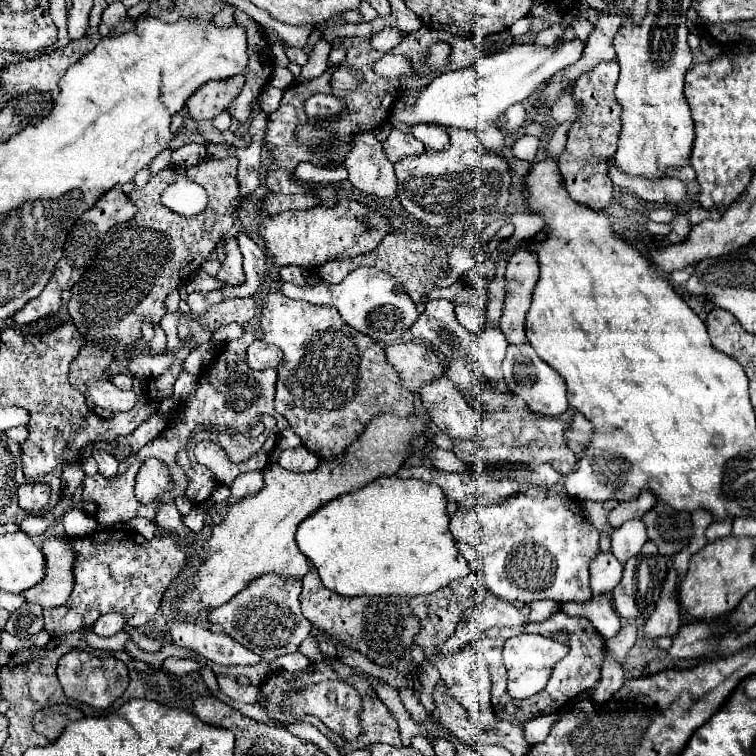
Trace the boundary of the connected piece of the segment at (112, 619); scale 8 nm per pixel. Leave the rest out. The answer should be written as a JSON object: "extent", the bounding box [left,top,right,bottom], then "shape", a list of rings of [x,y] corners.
{"extent":[93,612,127,636],"shape":[[[115,612],[115,614],[99,616],[99,620],[93,624],[93,632],[99,636],[113,636],[117,632],[123,632],[125,626],[127,626],[125,618],[119,612]]]}

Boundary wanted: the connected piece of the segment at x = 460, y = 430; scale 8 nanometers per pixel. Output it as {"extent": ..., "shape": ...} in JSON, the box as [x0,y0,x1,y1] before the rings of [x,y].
{"extent":[419,376,481,440],"shape":[[[447,376],[433,380],[419,392],[431,422],[443,434],[447,434],[451,440],[471,440],[477,436],[481,416],[467,404]]]}

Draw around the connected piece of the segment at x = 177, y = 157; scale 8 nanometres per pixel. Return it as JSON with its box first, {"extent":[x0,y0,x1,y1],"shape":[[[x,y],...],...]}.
{"extent":[171,142,207,168],"shape":[[[189,142],[185,146],[181,146],[179,150],[175,150],[171,154],[171,164],[173,168],[189,168],[189,166],[195,166],[199,164],[201,160],[207,158],[207,150],[203,144],[195,144],[195,142]]]}

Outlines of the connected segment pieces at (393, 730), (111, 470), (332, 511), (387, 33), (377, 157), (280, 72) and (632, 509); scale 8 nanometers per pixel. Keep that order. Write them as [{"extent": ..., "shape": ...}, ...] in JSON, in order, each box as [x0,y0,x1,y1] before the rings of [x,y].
[{"extent":[347,678,401,750],"shape":[[[349,678],[347,680],[353,688],[357,688],[357,692],[363,698],[363,712],[361,712],[361,724],[365,728],[365,732],[357,738],[357,742],[353,742],[353,750],[357,748],[365,748],[373,742],[385,742],[391,746],[401,748],[401,738],[399,738],[399,726],[395,722],[395,718],[391,716],[391,712],[387,710],[387,706],[375,696],[371,684],[361,678]]]},{"extent":[93,450,119,478],"shape":[[[95,450],[93,452],[93,458],[95,458],[95,462],[99,464],[99,472],[103,474],[103,476],[107,476],[107,478],[111,478],[111,476],[115,476],[115,472],[117,472],[117,466],[119,466],[119,462],[111,456],[111,454],[107,454],[107,452],[99,452],[99,450]]]},{"extent":[297,476,467,596],"shape":[[[381,476],[365,488],[343,494],[311,514],[297,528],[297,544],[313,562],[323,584],[339,596],[419,596],[431,594],[449,582],[467,576],[467,560],[459,554],[449,532],[447,500],[437,484],[413,478]]]},{"extent":[371,26,407,52],"shape":[[[387,26],[385,30],[381,30],[379,34],[375,34],[375,38],[371,38],[371,46],[379,52],[389,52],[391,48],[395,48],[403,38],[407,36],[407,32]]]},{"extent":[345,130,397,200],"shape":[[[373,130],[351,136],[345,168],[349,170],[349,182],[365,194],[375,194],[381,200],[393,198],[397,192],[397,180],[393,164],[385,156],[381,142]]]},{"extent":[271,68,293,90],"shape":[[[275,68],[273,76],[271,76],[271,84],[273,84],[275,88],[285,90],[285,88],[289,88],[291,82],[293,82],[293,74],[291,74],[287,68]]]},{"extent":[607,490,655,528],"shape":[[[643,490],[641,498],[637,498],[635,502],[623,502],[623,504],[615,506],[613,510],[609,510],[607,522],[613,528],[619,528],[627,520],[641,518],[649,508],[653,508],[653,504],[655,504],[655,496],[651,496],[651,492],[647,492],[647,490]]]}]

